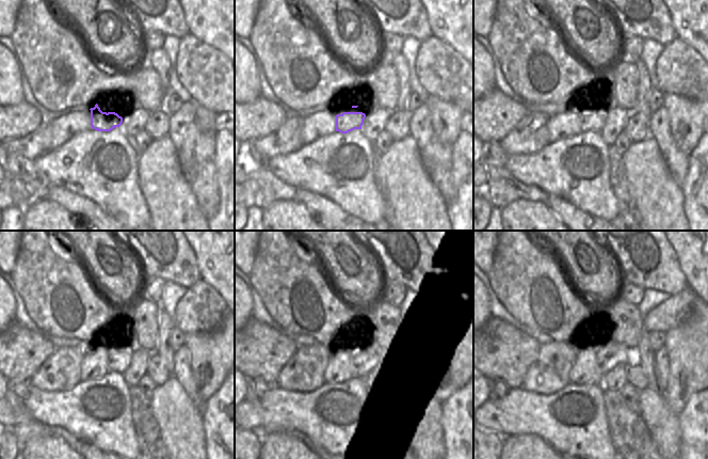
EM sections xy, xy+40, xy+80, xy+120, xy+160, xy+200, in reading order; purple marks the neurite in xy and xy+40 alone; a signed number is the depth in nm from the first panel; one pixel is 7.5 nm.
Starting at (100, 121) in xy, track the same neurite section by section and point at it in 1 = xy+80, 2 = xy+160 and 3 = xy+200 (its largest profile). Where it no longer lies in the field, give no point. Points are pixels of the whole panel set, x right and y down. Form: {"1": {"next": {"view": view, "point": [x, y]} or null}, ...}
{"1": {"next": {"view": "xy+80", "point": [593, 117]}}, "2": {"next": {"view": "xy+160", "point": [364, 359]}}, "3": {"next": {"view": "xy+200", "point": [612, 354]}}}

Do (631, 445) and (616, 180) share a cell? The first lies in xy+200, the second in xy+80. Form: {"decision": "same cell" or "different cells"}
{"decision": "same cell"}

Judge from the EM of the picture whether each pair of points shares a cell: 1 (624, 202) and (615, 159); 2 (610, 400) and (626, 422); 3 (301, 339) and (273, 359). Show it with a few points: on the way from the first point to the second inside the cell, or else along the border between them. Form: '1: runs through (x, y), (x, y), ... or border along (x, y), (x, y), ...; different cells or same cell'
1: runs through (622, 191), (616, 177), (616, 170); same cell
2: runs through (614, 406), (621, 416); same cell
3: border along (282, 333), (287, 335), (298, 346); different cells

